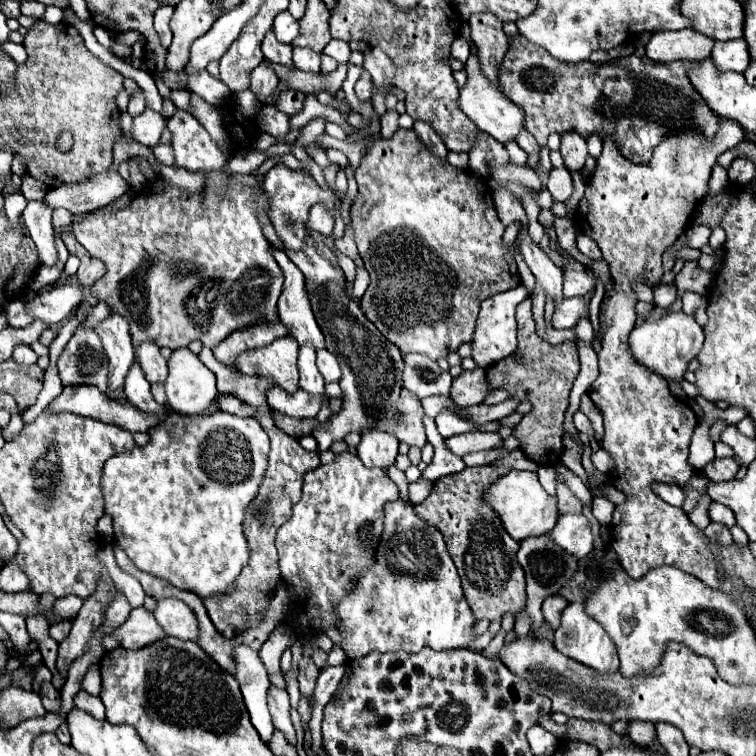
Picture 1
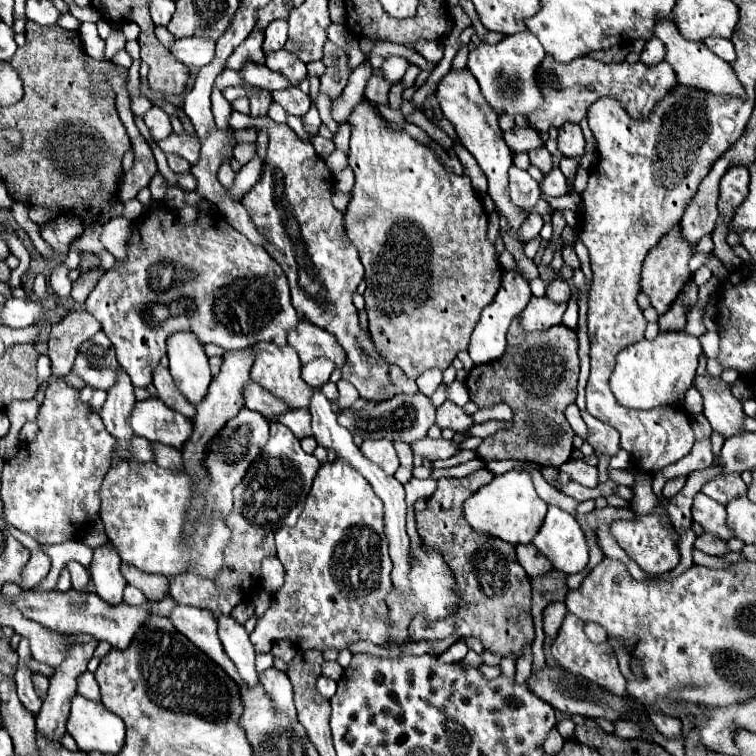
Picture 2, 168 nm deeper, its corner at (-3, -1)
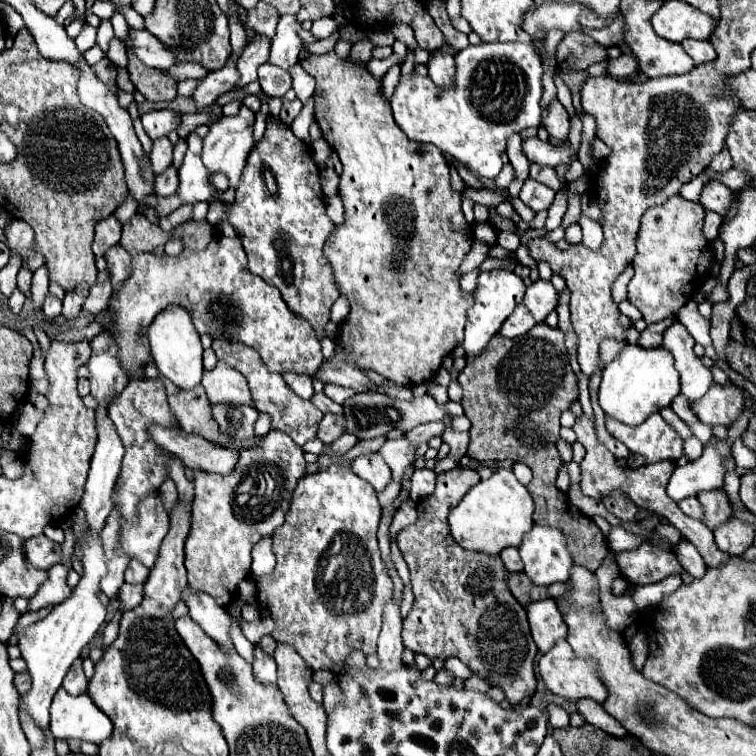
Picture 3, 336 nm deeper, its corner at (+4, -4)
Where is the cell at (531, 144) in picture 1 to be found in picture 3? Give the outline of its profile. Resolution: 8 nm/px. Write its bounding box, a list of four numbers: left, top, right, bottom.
[530,164,560,190]

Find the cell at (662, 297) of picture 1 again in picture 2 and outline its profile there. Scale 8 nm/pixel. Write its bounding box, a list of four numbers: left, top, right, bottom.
[641,225,695,315]

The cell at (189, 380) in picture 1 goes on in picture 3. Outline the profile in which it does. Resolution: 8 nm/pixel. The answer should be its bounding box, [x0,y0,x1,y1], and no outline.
[148,308,202,390]

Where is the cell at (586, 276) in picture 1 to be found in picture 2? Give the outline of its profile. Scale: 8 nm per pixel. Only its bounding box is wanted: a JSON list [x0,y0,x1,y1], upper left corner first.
[545,279,571,303]

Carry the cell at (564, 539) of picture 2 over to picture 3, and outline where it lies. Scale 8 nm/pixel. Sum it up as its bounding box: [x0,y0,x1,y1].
[518,524,574,586]

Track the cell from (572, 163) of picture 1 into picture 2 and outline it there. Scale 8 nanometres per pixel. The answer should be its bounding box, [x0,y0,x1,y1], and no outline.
[557,123,585,157]

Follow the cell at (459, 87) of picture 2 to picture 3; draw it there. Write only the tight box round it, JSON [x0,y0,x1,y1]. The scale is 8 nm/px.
[428,50,456,90]

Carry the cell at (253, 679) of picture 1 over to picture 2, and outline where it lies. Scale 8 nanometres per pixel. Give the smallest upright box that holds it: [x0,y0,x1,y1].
[217,615,259,685]

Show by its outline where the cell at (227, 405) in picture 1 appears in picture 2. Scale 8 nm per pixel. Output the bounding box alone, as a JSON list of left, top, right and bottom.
[339,393,435,441]

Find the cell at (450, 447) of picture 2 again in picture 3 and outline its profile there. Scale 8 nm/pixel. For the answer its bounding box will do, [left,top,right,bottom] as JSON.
[378,436,420,482]

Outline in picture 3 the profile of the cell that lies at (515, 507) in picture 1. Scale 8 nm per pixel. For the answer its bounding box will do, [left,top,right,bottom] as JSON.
[448,470,534,554]

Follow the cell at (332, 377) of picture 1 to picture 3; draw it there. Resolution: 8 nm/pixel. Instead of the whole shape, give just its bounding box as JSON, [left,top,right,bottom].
[284,372,314,398]

